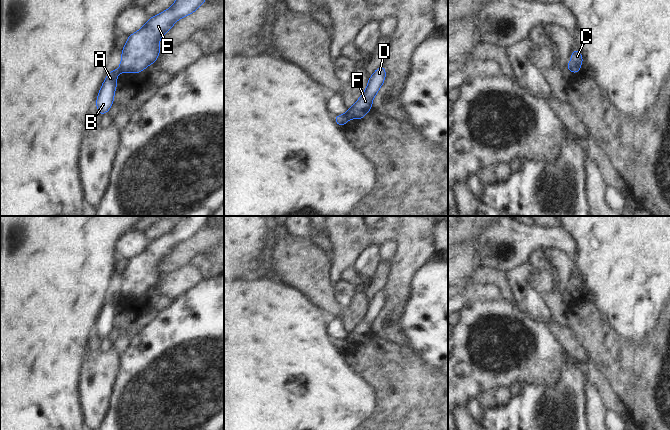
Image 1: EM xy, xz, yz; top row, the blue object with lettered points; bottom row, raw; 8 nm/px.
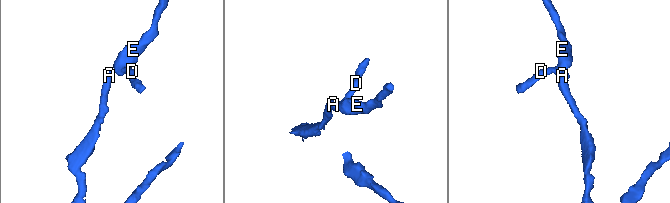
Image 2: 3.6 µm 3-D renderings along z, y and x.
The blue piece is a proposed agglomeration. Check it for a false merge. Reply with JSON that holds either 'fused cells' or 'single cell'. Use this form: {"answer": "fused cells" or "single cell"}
{"answer": "fused cells"}

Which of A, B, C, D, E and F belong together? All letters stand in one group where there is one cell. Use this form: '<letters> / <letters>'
A B / C D E F

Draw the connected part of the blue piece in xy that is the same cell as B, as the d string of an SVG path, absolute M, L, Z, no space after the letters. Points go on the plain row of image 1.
M114 293L107 298L105 305L102 307L101 313L96 323L97 334L102 341L109 335L114 326L114 317L117 310L117 300L121 293Z

